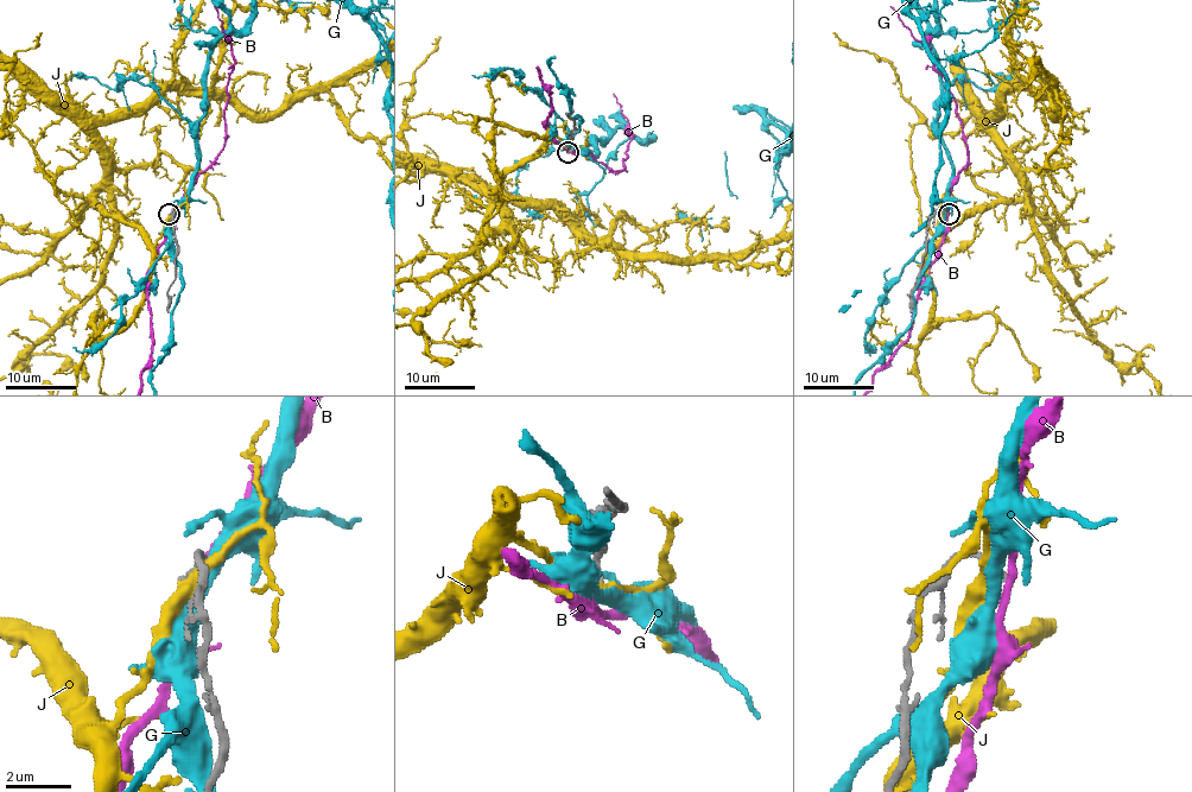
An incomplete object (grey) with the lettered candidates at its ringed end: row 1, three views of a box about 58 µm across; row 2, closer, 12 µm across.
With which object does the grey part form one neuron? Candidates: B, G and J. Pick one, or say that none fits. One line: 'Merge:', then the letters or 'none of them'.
Merge: none of them

